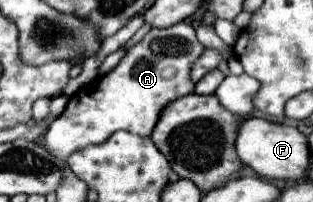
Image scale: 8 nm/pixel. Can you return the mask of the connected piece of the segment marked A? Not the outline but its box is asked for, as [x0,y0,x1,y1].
[42,22,202,160]

